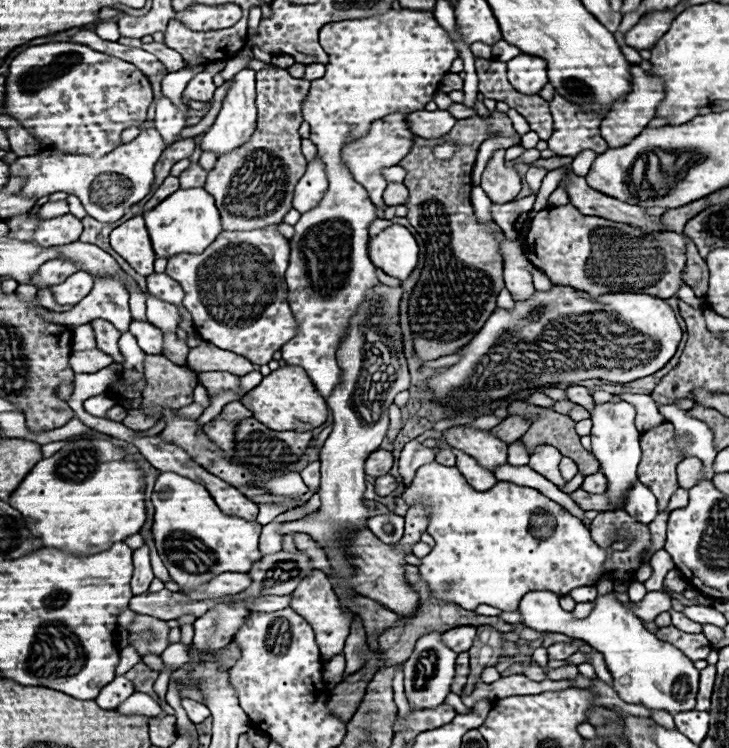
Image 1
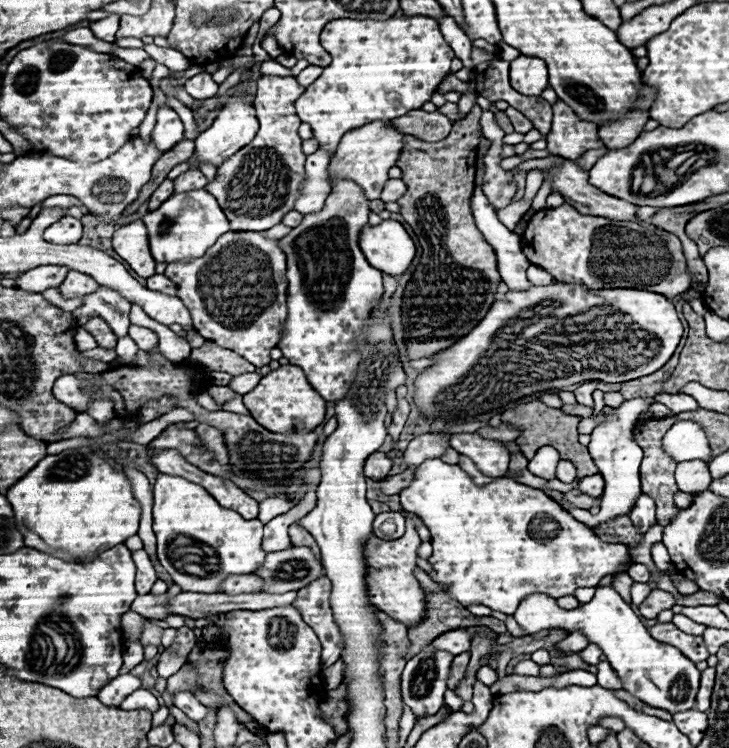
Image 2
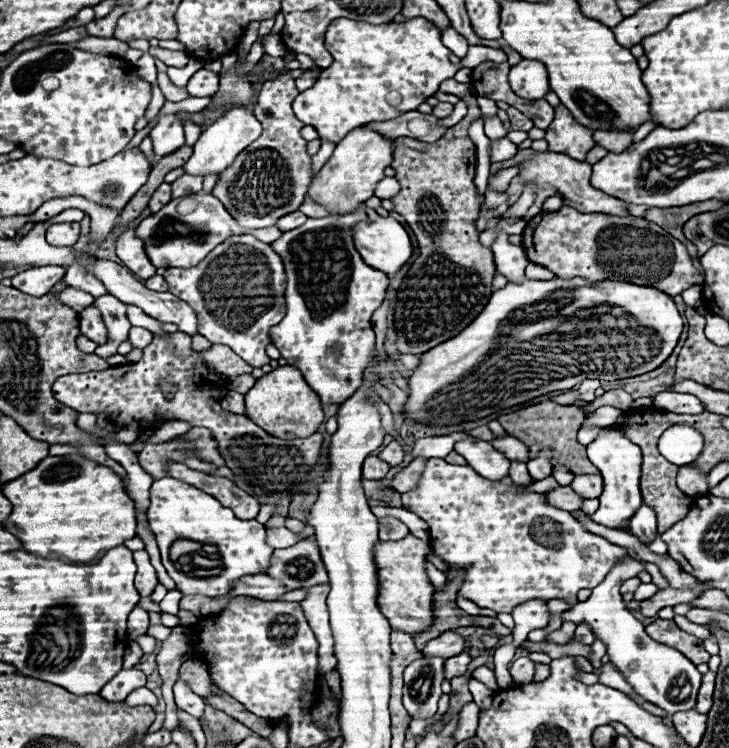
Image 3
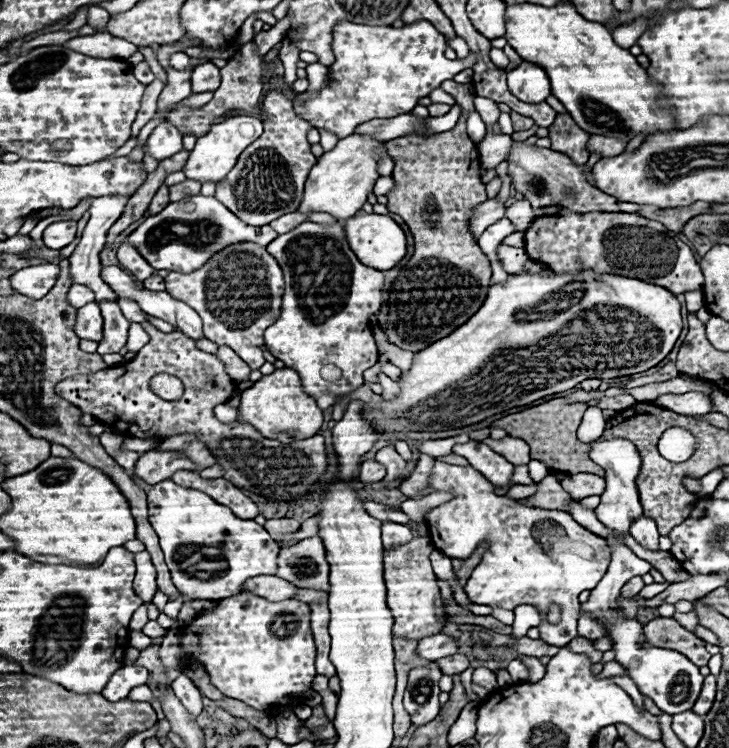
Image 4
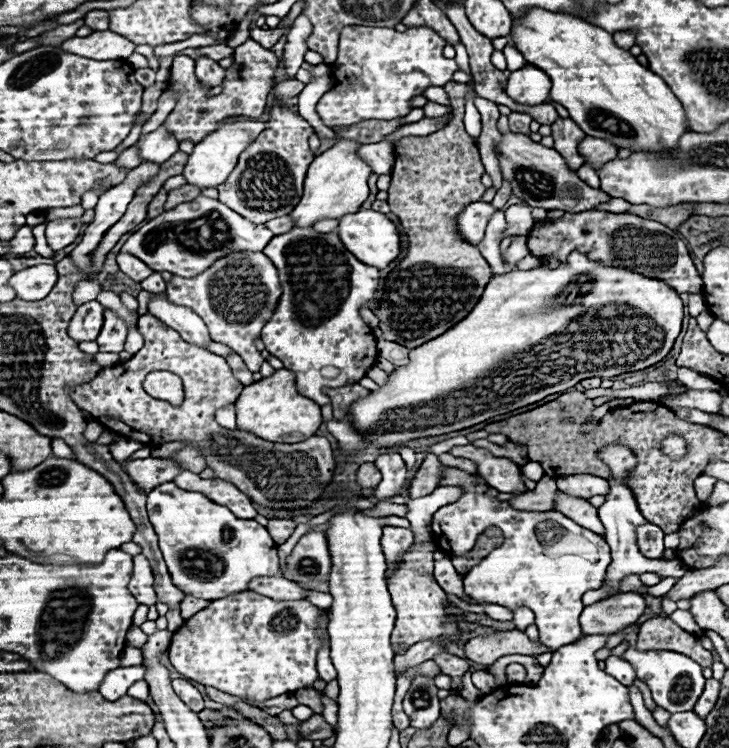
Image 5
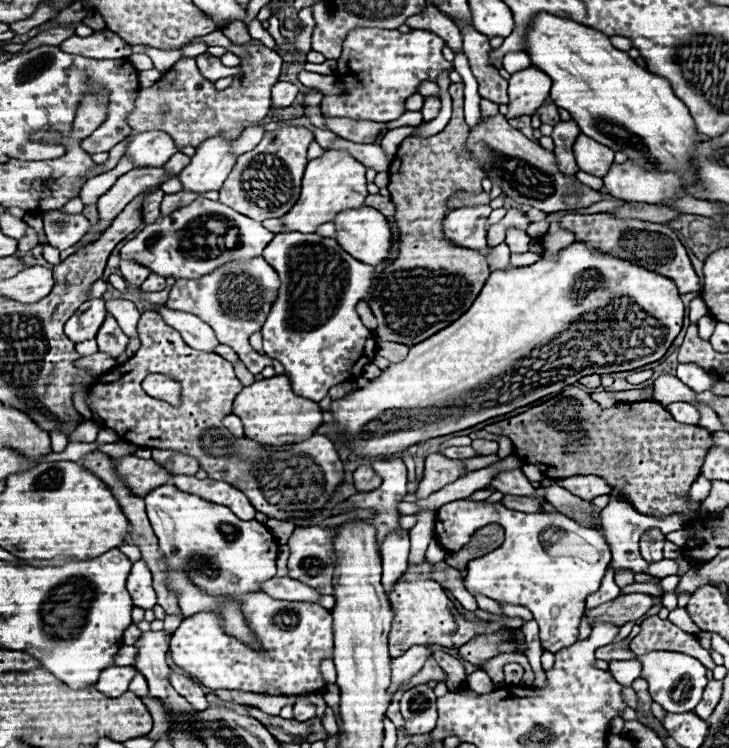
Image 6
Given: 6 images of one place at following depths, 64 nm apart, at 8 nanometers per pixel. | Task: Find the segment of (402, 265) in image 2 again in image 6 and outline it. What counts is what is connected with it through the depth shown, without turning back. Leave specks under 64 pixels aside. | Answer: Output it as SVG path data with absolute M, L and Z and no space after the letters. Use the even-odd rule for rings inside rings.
M362 206L358 210L344 210L334 218L336 240L356 260L376 266L390 256L392 230L376 208Z

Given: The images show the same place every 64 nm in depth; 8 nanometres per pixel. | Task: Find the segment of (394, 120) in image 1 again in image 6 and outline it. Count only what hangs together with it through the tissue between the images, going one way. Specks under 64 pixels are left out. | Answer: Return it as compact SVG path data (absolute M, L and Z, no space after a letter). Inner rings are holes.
M326 150L320 158L308 162L300 200L288 216L282 216L282 222L288 232L316 232L320 224L334 220L340 212L364 206L366 196L366 166L354 160L346 150Z

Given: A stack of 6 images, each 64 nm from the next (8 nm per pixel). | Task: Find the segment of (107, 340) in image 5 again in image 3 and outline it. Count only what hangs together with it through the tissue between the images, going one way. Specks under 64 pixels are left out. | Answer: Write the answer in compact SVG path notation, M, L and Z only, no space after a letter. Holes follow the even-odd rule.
M104 294L104 296L94 298L94 302L90 306L98 308L102 312L102 318L104 318L108 334L110 334L110 340L104 346L98 346L94 350L96 356L106 360L106 358L116 354L120 342L128 340L128 330L130 330L132 324L126 318L126 304L116 300L112 294Z

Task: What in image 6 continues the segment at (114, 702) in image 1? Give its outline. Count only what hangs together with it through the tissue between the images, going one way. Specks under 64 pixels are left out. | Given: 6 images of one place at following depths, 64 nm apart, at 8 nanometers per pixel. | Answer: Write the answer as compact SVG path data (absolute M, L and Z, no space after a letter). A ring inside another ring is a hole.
M112 666L102 672L100 680L96 682L96 688L108 696L108 698L118 698L128 690L128 684L136 676L134 666Z

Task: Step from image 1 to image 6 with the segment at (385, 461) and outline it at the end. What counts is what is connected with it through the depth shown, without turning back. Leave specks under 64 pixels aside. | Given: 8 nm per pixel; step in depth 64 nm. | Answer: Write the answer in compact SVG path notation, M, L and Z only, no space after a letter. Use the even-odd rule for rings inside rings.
M370 464L366 466L360 466L356 472L354 472L354 486L360 490L360 492L372 492L380 486L380 476L372 470Z

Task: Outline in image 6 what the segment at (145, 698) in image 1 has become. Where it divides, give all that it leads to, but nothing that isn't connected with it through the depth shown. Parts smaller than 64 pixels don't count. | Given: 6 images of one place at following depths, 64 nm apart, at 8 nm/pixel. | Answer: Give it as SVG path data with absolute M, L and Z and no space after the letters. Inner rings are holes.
M138 674L138 676L134 676L134 680L132 680L132 684L130 684L130 688L128 688L130 692L134 692L136 696L146 696L148 694L148 686L146 686L146 680L144 680L144 676L142 674Z

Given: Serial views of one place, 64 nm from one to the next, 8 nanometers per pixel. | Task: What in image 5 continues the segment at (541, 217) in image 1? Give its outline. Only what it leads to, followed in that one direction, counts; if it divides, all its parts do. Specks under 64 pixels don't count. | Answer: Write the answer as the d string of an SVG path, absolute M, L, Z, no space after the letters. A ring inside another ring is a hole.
M600 210L580 214L566 212L562 218L554 222L550 220L536 222L528 234L528 250L536 258L556 258L562 264L574 250L578 250L600 264L620 268L624 266L636 274L662 280L678 294L680 292L696 294L702 290L702 278L690 258L686 244L680 238L674 238L674 234L678 232L666 228L660 222L640 218L636 214L612 214Z

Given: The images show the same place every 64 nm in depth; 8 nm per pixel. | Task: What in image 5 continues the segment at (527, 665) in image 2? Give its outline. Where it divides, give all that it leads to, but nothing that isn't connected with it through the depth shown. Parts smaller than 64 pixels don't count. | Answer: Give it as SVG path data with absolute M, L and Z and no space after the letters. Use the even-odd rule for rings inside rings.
M510 664L506 668L506 676L508 676L510 684L522 684L524 678L526 678L526 670L524 670L522 664Z

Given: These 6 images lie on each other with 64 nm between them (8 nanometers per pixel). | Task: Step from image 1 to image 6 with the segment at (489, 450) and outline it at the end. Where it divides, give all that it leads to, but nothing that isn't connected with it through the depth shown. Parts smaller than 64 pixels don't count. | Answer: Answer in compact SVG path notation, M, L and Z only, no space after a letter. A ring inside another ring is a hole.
M450 446L450 448L446 448L442 454L444 454L444 456L448 456L448 458L458 458L458 460L482 456L482 454L476 454L472 446ZM520 468L514 470L500 470L490 486L494 486L494 490L502 492L502 494L512 494L512 496L530 496L536 490L530 486L530 482L526 480L526 476L522 474Z

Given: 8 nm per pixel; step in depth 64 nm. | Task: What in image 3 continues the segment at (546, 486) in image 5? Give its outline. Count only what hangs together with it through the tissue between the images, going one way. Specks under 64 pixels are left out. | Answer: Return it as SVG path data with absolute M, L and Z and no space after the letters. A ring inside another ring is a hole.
M560 486L552 492L546 494L546 500L556 506L556 508L564 508L568 512L574 512L574 510L580 510L582 504L584 504L584 498L578 496L570 486Z

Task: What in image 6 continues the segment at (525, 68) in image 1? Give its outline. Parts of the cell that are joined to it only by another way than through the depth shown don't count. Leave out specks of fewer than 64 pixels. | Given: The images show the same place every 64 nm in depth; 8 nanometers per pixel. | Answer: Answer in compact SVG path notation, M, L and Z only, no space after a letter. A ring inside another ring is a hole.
M534 66L514 72L510 76L510 86L508 86L510 112L506 114L506 118L514 118L522 114L532 116L536 108L540 108L546 102L550 94L550 84L552 80Z

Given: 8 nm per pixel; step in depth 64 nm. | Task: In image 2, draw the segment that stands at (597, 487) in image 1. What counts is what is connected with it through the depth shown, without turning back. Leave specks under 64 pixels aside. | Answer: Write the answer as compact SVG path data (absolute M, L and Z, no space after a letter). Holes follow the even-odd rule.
M600 474L584 476L584 478L580 478L578 490L582 490L588 496L602 496L602 492L604 492L604 478Z

